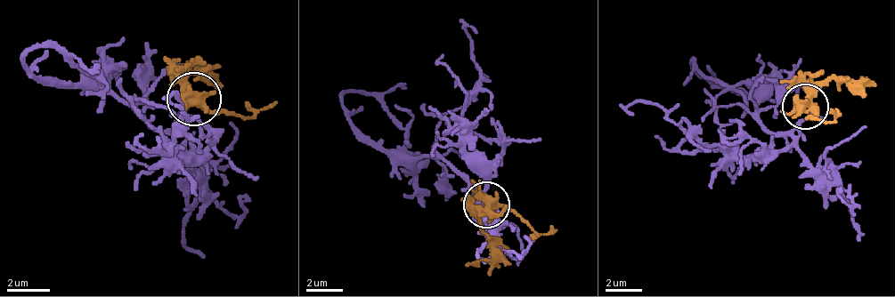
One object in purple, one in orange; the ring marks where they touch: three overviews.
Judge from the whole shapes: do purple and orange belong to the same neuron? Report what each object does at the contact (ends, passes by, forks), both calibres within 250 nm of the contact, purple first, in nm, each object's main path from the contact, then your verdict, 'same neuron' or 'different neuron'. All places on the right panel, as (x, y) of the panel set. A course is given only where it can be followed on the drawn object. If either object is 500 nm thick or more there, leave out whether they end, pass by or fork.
purple passes by | orange forks | 100/420 nm | purple via (804, 108), (799, 130), (785, 144), (749, 157), (703, 148), (653, 102), (630, 108), (634, 116) | orange via (804, 108), (804, 116), (831, 121), (831, 108) | same neuron

